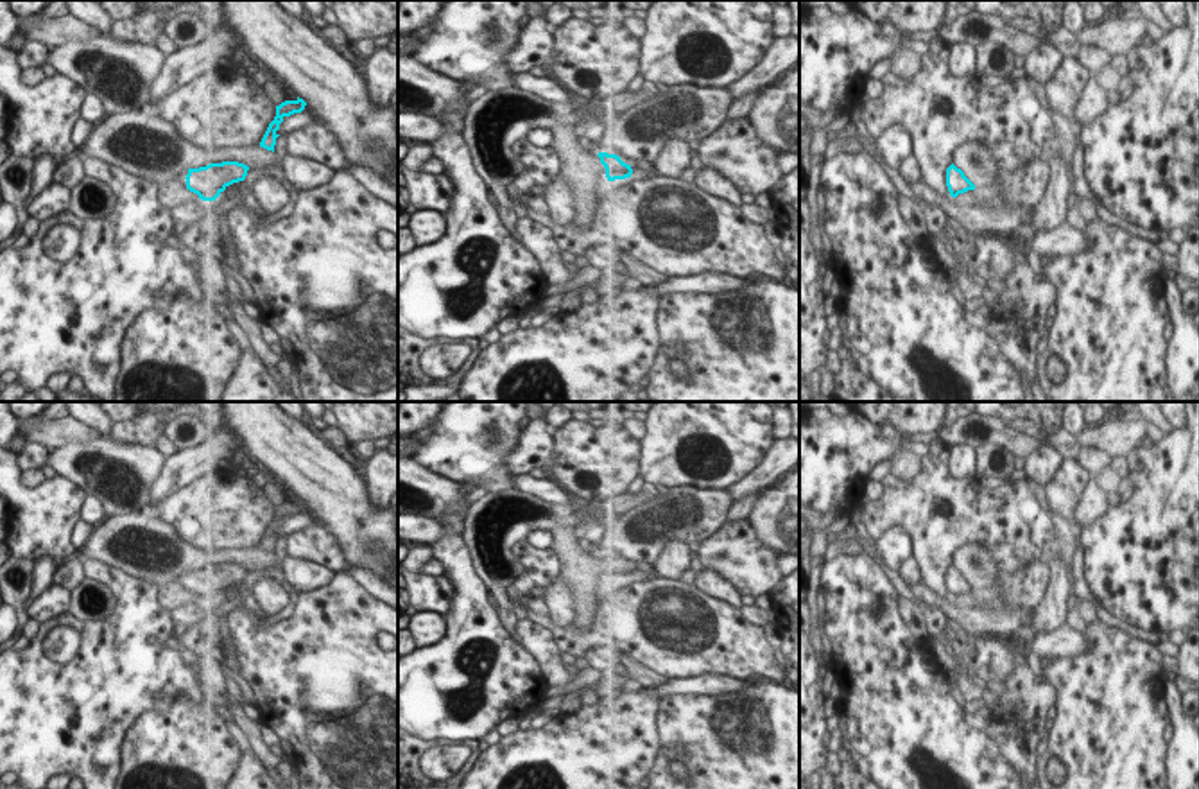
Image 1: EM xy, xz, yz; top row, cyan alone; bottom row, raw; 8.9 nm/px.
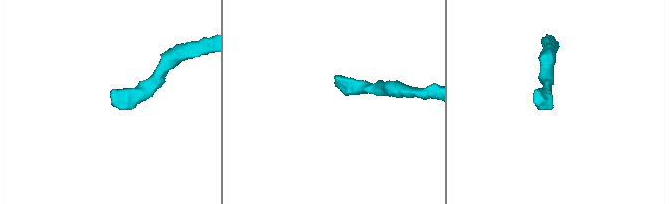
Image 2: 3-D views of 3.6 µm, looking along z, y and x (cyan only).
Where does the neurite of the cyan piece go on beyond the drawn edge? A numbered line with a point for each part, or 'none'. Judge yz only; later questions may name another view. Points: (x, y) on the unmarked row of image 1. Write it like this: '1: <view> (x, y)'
none

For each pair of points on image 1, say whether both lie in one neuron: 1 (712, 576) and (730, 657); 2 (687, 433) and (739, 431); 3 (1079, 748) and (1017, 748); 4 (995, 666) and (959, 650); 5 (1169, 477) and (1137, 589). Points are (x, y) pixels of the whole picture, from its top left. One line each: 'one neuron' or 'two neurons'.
1: two neurons
2: one neuron
3: two neurons
4: one neuron
5: one neuron

